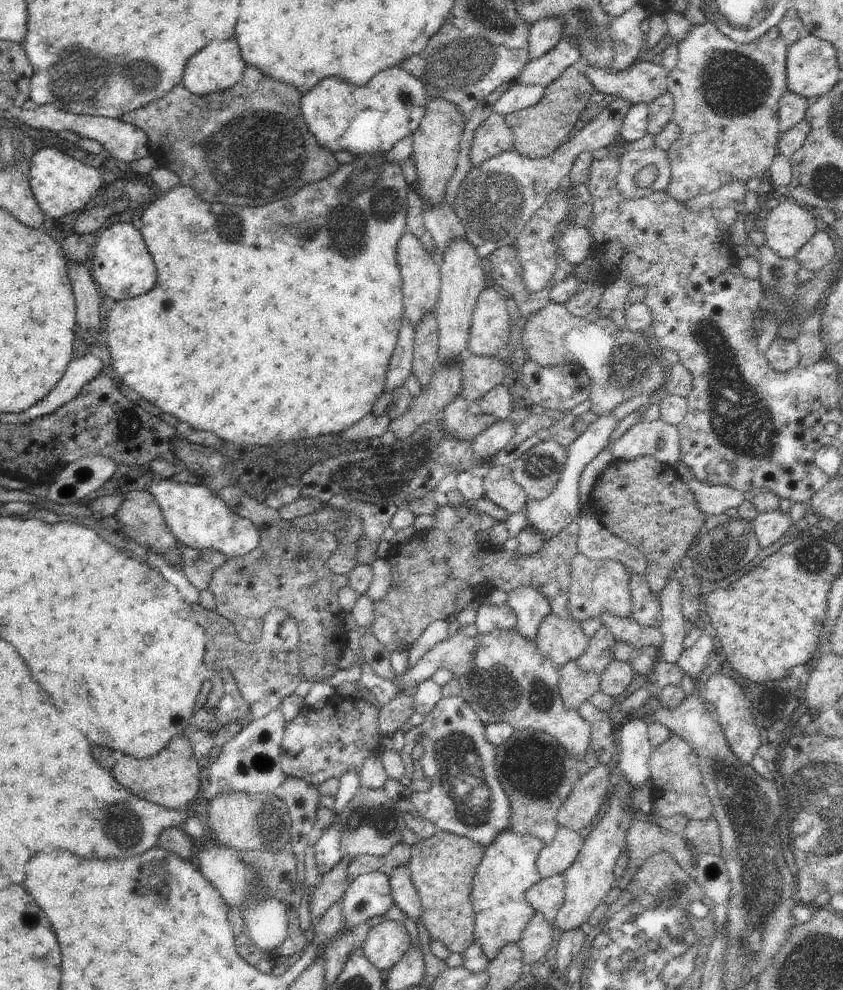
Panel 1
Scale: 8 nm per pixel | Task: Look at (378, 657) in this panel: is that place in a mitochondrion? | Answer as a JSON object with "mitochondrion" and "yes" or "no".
{"mitochondrion":"no"}

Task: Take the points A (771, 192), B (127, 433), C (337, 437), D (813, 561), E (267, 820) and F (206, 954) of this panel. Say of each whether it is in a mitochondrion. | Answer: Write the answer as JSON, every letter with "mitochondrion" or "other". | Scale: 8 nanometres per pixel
{"A":"other","B":"other","C":"other","D":"mitochondrion","E":"mitochondrion","F":"other"}

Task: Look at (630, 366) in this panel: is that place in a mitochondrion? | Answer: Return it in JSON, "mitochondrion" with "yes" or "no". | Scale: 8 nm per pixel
{"mitochondrion":"yes"}

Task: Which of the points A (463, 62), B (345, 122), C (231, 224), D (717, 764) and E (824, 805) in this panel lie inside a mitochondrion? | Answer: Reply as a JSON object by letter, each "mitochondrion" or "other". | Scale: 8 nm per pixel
{"A":"mitochondrion","B":"other","C":"mitochondrion","D":"mitochondrion","E":"mitochondrion"}

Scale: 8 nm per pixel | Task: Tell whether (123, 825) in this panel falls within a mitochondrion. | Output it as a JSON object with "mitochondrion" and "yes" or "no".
{"mitochondrion":"yes"}

